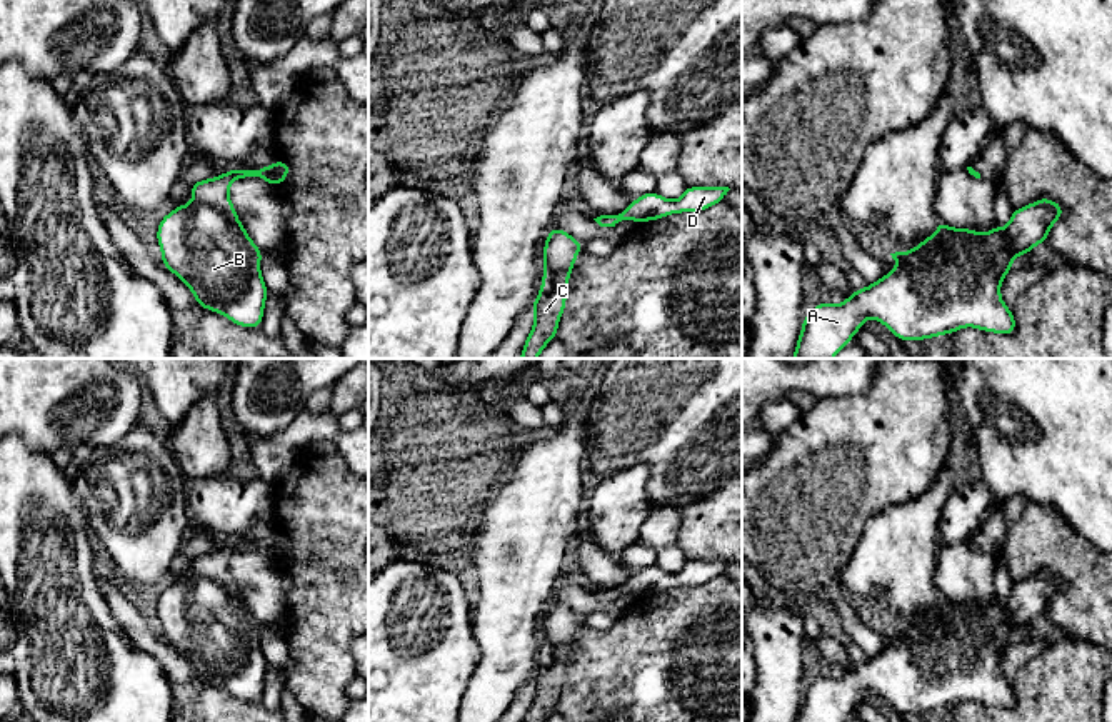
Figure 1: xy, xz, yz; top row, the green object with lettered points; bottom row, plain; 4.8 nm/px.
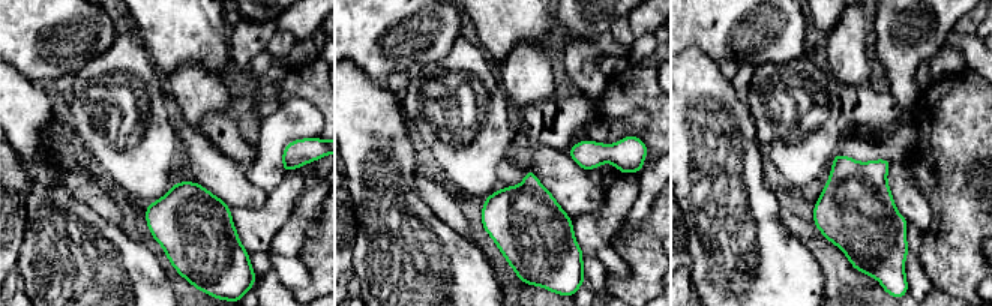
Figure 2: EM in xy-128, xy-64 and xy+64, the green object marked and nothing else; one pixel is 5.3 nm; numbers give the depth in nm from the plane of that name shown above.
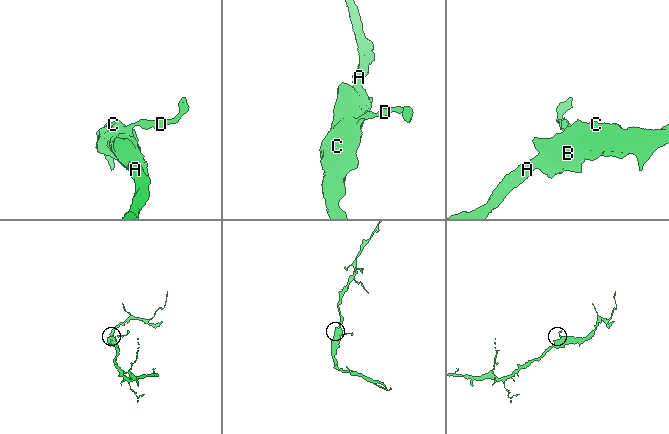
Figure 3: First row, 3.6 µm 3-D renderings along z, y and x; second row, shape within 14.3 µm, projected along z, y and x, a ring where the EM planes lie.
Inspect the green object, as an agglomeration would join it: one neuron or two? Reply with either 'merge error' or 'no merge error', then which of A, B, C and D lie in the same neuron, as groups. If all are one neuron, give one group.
no merge error; groups A B C D

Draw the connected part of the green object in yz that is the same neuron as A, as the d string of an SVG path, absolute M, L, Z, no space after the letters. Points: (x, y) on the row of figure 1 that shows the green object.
M1044 197L1012 210L1010 223L987 233L952 228L937 220L937 232L909 252L890 253L897 267L867 288L854 290L840 305L814 307L802 322L792 358L832 358L862 328L865 318L884 323L899 340L925 340L955 333L962 327L1010 335L1017 325L1014 312L1000 298L1002 278L1012 272L1015 257L1029 253L1049 238L1050 227L1064 215L1059 202Z

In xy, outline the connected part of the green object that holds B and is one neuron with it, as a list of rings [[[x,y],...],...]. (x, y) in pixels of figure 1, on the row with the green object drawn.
[[[283,160],[258,170],[238,170],[237,167],[215,178],[193,182],[192,203],[178,205],[167,213],[157,228],[157,242],[162,250],[162,263],[192,290],[202,308],[225,315],[235,325],[253,328],[263,320],[263,307],[268,290],[260,272],[262,250],[252,242],[237,217],[228,190],[233,180],[258,177],[278,187],[290,173]]]

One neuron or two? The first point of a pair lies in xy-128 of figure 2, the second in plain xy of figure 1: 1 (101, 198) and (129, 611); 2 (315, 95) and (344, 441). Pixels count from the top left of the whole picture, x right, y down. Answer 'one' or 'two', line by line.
1: one
2: two

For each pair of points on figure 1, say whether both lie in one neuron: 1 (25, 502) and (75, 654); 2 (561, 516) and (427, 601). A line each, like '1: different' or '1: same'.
1: same
2: different

